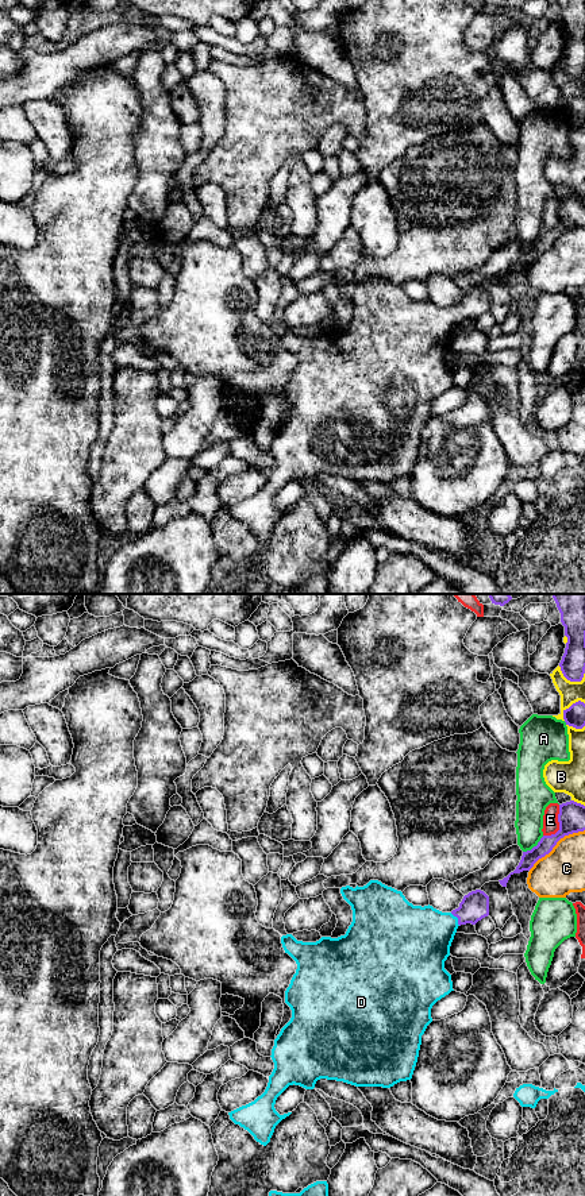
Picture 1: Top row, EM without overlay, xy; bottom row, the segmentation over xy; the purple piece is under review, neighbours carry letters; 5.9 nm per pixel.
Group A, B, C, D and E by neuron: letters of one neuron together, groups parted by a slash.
A / B / C / D / E

